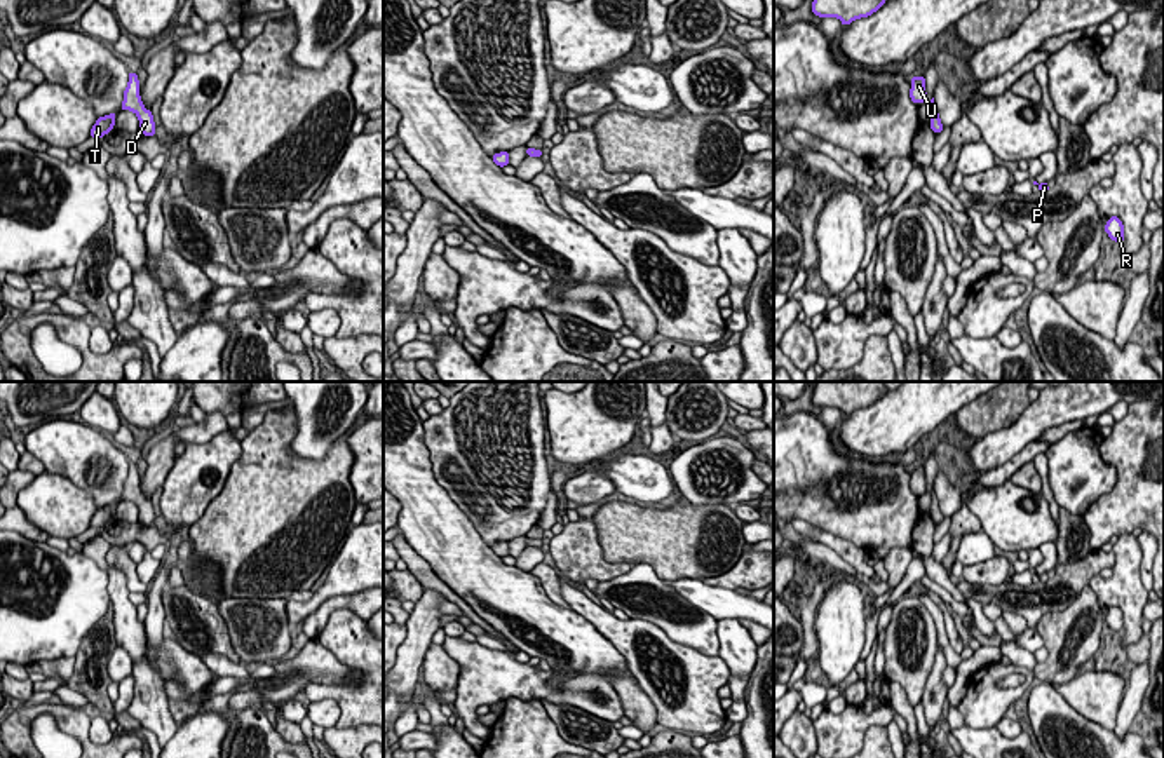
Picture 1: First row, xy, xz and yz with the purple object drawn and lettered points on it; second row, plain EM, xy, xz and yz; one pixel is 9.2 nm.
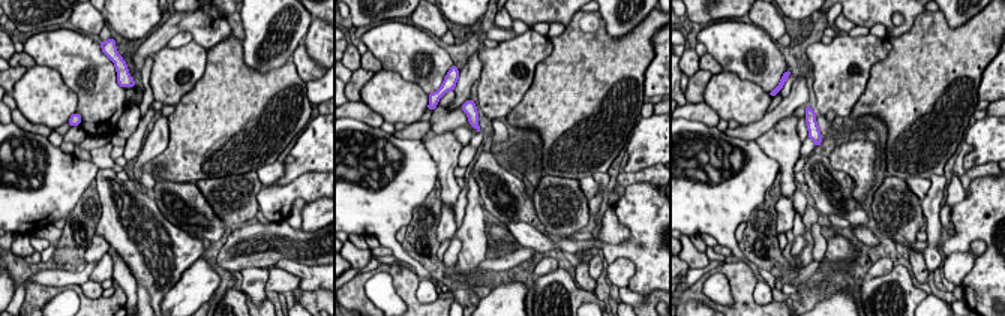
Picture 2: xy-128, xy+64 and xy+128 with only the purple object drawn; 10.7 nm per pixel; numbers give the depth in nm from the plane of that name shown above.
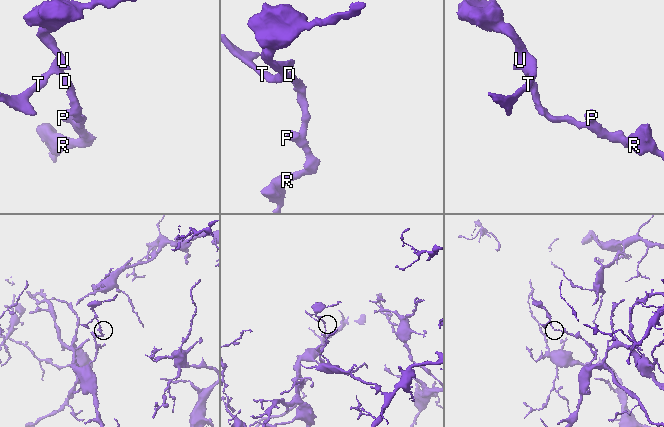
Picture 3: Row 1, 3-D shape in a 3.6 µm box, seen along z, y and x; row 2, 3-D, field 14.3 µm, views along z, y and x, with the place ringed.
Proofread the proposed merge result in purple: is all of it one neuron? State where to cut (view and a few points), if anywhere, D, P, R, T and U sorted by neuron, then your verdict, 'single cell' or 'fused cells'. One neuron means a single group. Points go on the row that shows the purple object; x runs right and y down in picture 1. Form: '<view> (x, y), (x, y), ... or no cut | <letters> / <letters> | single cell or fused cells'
no cut | D P R T U | single cell

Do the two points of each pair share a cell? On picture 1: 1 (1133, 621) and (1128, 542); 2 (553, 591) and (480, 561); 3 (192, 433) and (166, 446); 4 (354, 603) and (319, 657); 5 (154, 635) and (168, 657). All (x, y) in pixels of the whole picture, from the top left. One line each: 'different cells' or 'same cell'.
1: same cell
2: different cells
3: different cells
4: different cells
5: different cells

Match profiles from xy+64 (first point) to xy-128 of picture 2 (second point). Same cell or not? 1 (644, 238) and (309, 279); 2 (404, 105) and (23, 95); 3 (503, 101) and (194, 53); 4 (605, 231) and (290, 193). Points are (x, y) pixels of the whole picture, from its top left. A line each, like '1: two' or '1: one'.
1: one
2: one
3: one
4: two

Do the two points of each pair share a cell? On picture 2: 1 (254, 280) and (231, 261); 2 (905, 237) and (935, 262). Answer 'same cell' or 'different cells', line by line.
1: different cells
2: different cells

